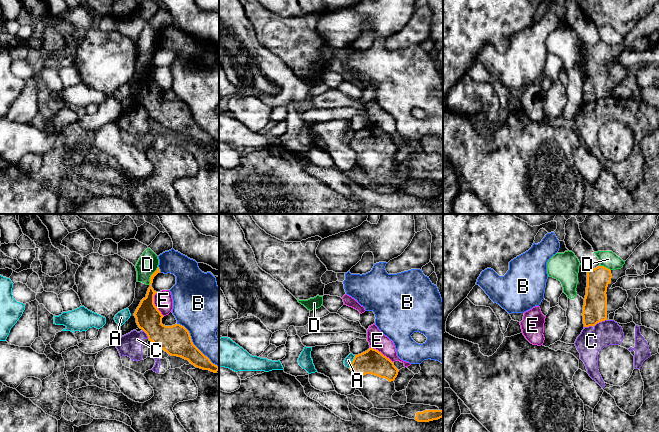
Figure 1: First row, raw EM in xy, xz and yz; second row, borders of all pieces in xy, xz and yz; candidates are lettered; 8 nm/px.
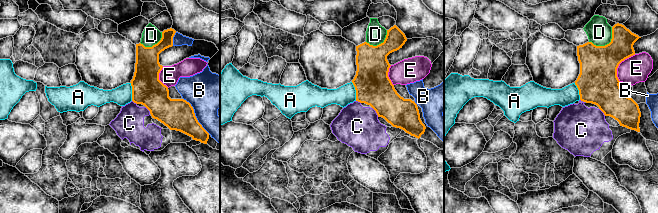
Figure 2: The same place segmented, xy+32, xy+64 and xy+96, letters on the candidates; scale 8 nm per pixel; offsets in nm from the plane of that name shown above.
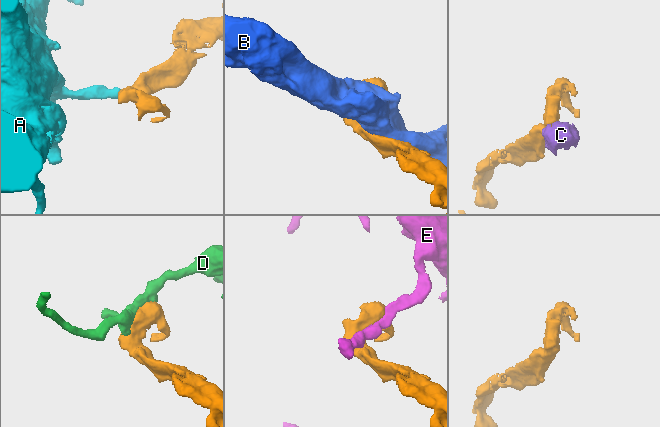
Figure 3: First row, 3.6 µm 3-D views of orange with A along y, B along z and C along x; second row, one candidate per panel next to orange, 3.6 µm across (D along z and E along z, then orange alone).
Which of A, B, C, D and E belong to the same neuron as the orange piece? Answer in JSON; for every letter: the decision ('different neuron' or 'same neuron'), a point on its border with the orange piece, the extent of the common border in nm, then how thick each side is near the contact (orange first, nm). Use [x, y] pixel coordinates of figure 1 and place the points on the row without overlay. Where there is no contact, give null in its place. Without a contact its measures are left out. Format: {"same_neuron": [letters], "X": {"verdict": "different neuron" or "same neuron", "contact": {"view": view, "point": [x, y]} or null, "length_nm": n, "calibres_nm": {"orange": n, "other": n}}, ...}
{"same_neuron": [], "A": {"verdict": "different neuron", "contact": {"view": "xz", "point": [352, 137]}, "length_nm": 120, "calibres_nm": {"orange": 200, "other": 70}}, "B": {"verdict": "different neuron", "contact": {"view": "xy", "point": [193, 120]}, "length_nm": 480, "calibres_nm": {"orange": 240, "other": 340}}, "C": {"verdict": "different neuron", "contact": {"view": "yz", "point": [600, 97]}, "length_nm": 120, "calibres_nm": {"orange": 190, "other": 200}}, "D": {"verdict": "different neuron", "contact": {"view": "xy", "point": [151, 51]}, "length_nm": 150, "calibres_nm": {"orange": 120, "other": 160}}, "E": {"verdict": "different neuron", "contact": {"view": "xy", "point": [154, 80]}, "length_nm": 200, "calibres_nm": {"orange": 200, "other": 150}}}

